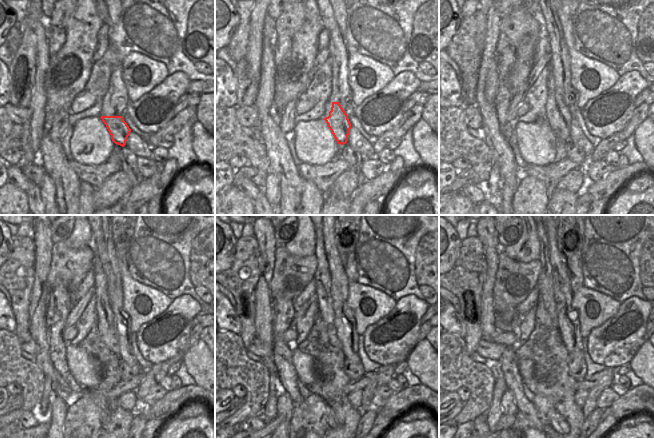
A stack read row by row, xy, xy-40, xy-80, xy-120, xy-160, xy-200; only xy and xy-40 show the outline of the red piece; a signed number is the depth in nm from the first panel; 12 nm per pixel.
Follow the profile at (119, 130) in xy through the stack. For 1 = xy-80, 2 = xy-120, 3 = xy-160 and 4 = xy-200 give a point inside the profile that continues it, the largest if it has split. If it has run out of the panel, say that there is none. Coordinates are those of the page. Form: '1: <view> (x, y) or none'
1: xy-80 (560, 122)
2: xy-120 (103, 310)
3: xy-160 (322, 277)
4: xy-200 (545, 284)

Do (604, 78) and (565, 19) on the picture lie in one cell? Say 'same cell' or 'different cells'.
same cell

